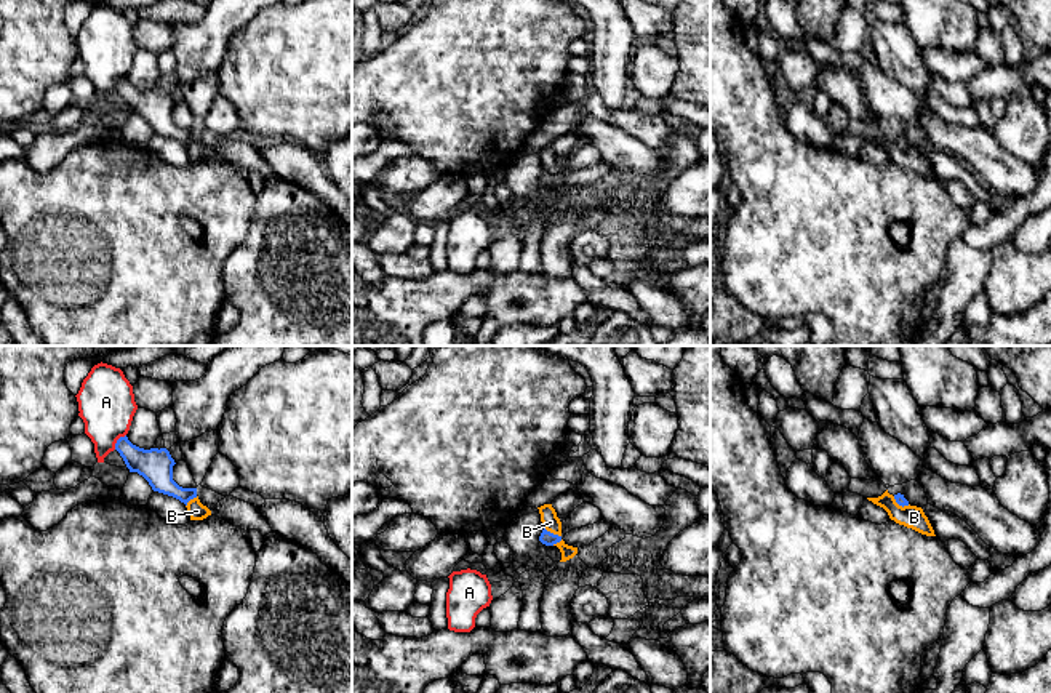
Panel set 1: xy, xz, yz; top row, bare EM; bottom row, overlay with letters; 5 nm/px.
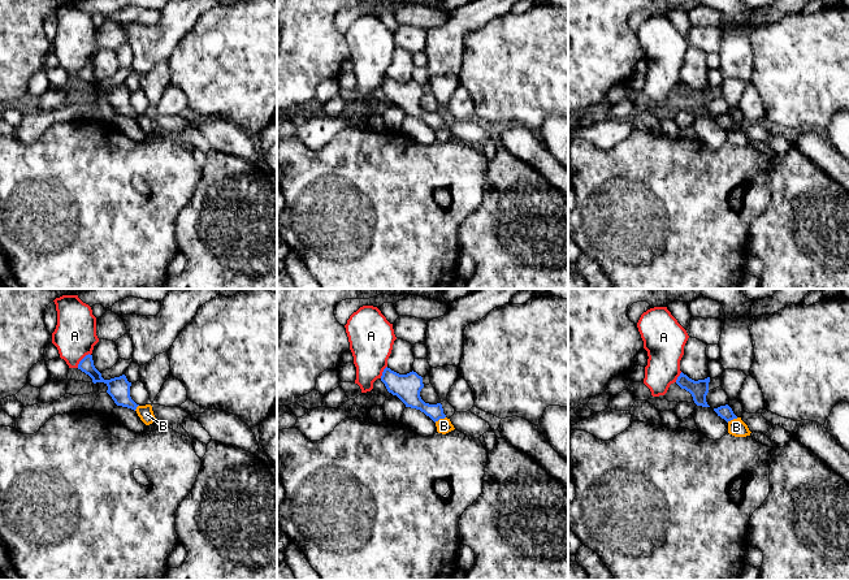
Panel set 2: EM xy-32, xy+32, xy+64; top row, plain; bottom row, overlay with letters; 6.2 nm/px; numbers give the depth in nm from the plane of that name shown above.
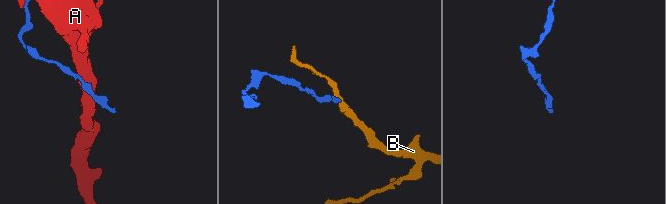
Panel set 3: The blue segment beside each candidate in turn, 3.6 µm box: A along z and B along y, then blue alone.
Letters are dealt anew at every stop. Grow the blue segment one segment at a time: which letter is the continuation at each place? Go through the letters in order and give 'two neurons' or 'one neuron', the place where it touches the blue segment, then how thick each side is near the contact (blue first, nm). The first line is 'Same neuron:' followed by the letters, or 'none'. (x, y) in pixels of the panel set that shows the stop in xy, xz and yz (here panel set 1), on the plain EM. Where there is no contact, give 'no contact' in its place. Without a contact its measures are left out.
Same neuron: none
A: two neurons; contact xy (117, 82); calibres 170 and 280 nm
B: two neurons; contact xz (552, 175); calibres 70 and 90 nm

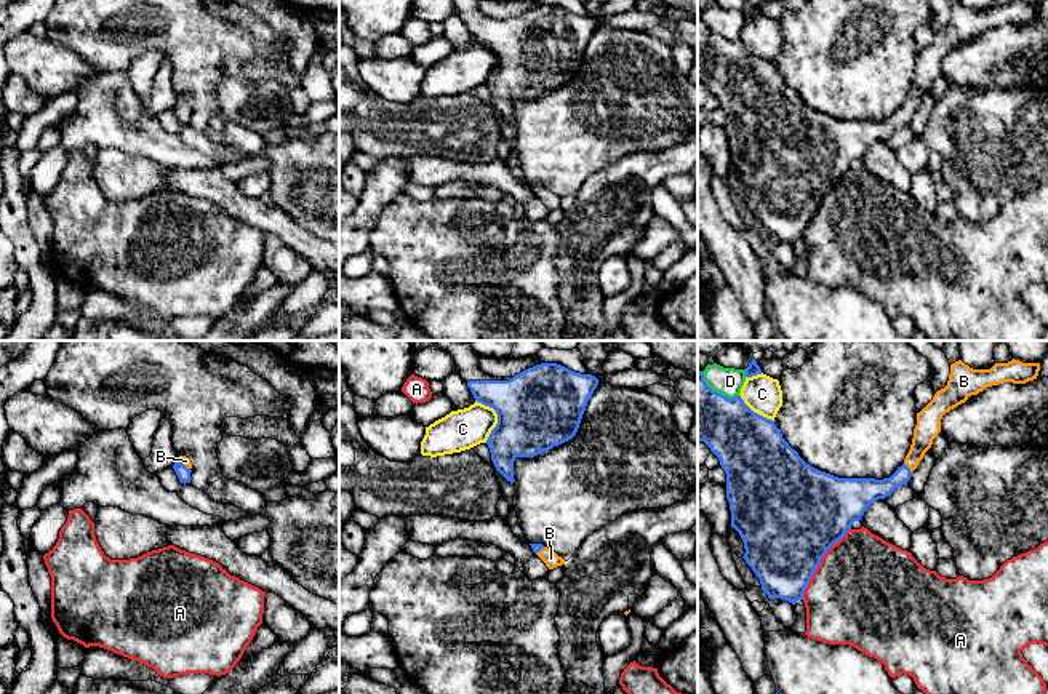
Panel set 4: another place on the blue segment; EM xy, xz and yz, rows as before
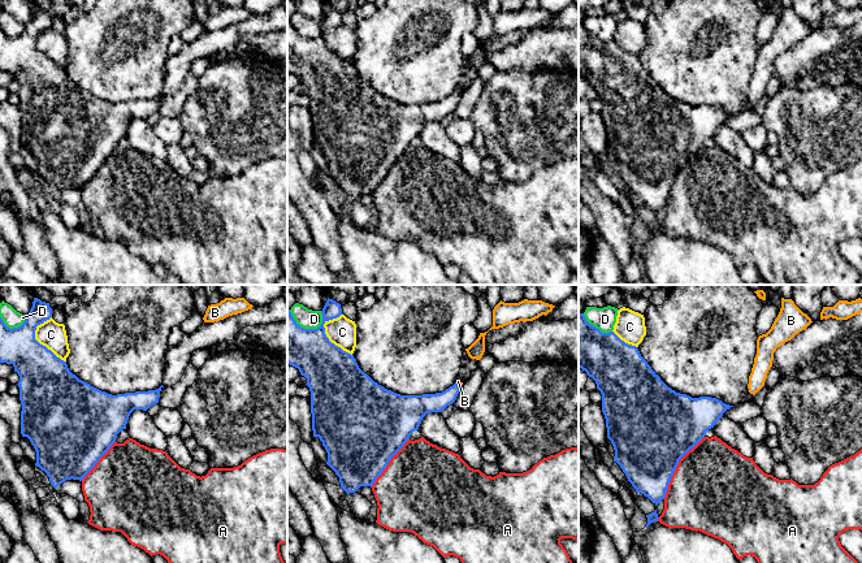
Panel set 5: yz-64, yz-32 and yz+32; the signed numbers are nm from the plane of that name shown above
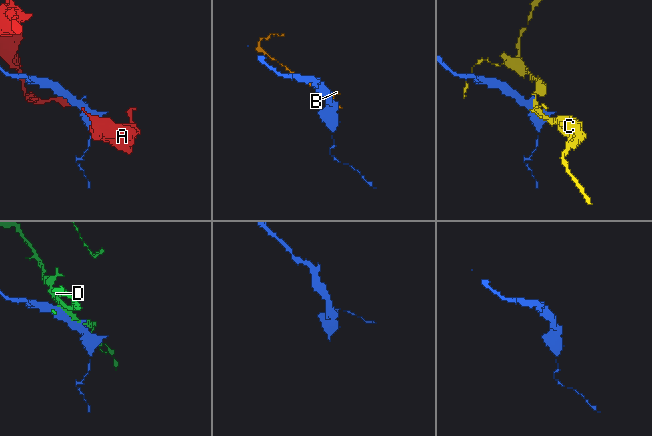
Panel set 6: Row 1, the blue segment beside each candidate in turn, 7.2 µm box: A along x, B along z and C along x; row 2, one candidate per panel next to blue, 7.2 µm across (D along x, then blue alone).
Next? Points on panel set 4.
Same neuron: B
A: two neurons; contact yz (820, 203); calibres 480 and 500 nm
B: one neuron; contact yz (908, 109); calibres 140 and 130 nm
C: two neurons; contact xz (498, 59); calibres 400 and 200 nm
D: two neurons; contact yz (716, 34); calibres 300 and 140 nm

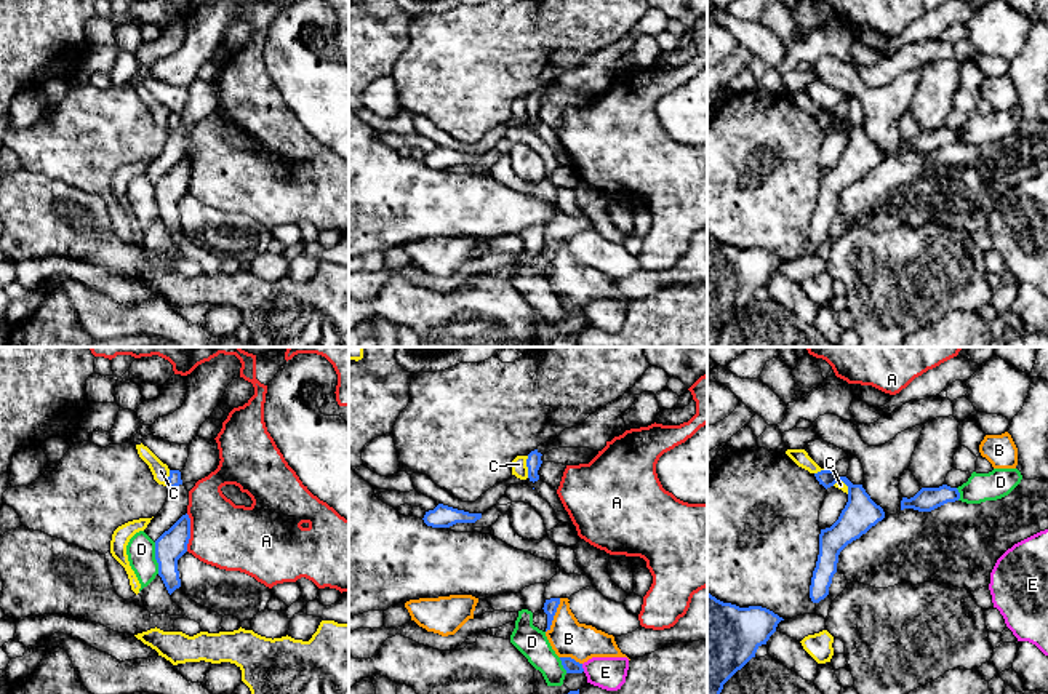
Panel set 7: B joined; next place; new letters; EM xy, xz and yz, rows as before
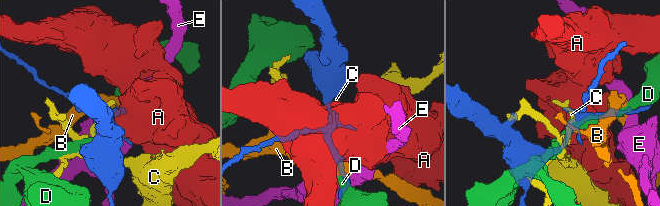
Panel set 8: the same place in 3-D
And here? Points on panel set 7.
Same neuron: none
A: two neurons; contact xy (189, 175); calibres 150 and 340 nm
B: two neurons; contact xz (554, 256); calibres 70 and 190 nm
C: two neurons; contact xz (527, 107); calibres 80 and 80 nm
D: two neurons; contact xy (156, 200); calibres 150 and 140 nm
E: two neurons; contact xz (581, 309); calibres 70 and 160 nm

